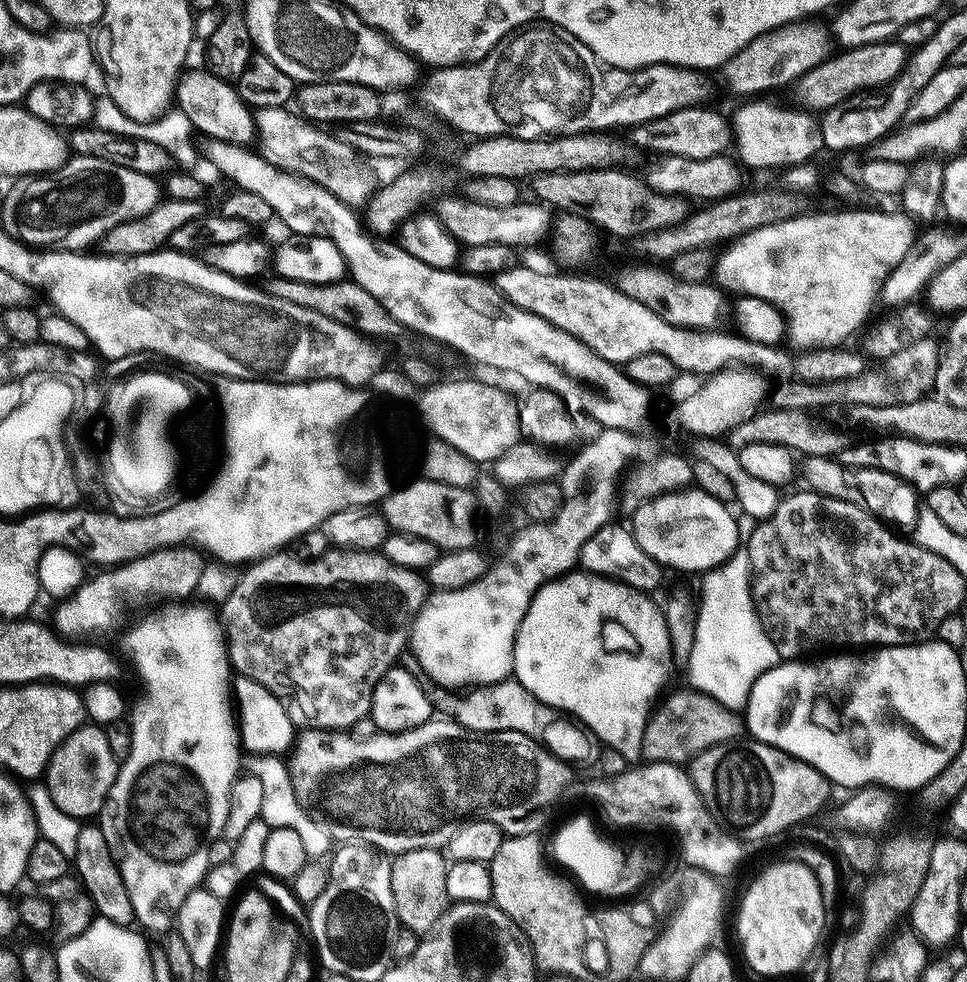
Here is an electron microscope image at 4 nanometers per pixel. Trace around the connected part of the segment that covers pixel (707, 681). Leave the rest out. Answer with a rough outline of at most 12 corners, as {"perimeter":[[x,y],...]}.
{"perimeter":[[748,553],[703,573],[691,687],[733,710],[781,663]]}

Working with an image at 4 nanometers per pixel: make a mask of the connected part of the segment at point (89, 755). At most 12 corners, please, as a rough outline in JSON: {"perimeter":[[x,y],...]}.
{"perimeter":[[85,722],[56,747],[42,784],[62,814],[104,807],[118,762]]}

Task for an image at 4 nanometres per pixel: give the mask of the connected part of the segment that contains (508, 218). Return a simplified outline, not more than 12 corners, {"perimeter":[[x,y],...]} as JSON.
{"perimeter":[[437,199],[436,219],[457,245],[523,250],[549,233],[539,202],[482,206]]}

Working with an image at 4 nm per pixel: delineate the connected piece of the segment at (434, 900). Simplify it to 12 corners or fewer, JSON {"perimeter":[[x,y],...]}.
{"perimeter":[[438,848],[391,857],[399,923],[427,934],[450,907]]}

